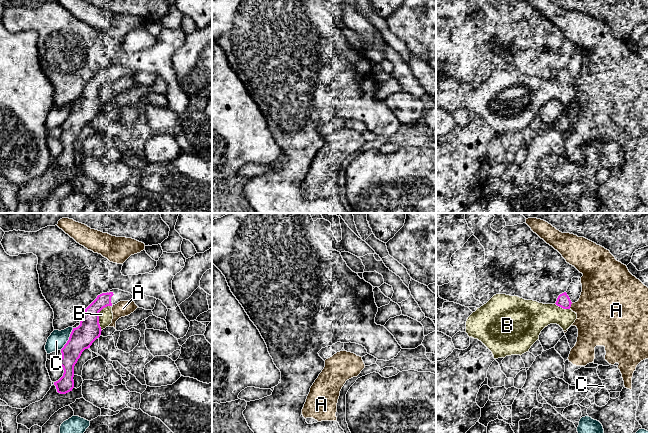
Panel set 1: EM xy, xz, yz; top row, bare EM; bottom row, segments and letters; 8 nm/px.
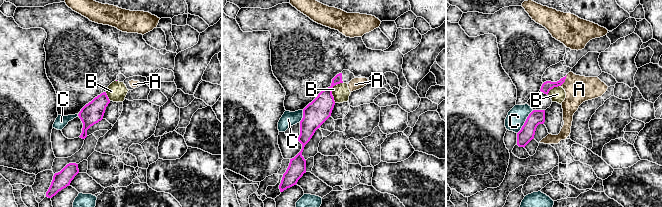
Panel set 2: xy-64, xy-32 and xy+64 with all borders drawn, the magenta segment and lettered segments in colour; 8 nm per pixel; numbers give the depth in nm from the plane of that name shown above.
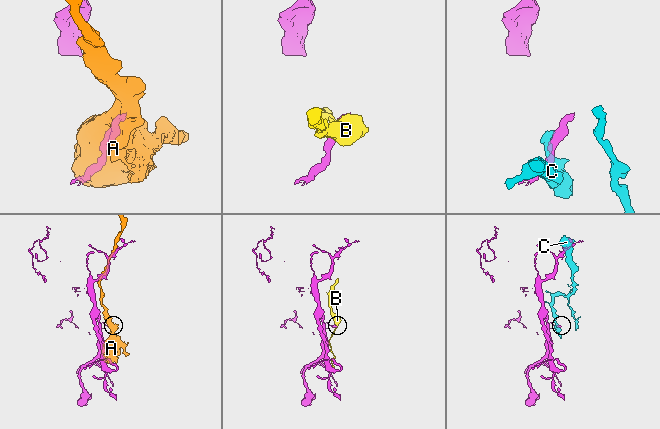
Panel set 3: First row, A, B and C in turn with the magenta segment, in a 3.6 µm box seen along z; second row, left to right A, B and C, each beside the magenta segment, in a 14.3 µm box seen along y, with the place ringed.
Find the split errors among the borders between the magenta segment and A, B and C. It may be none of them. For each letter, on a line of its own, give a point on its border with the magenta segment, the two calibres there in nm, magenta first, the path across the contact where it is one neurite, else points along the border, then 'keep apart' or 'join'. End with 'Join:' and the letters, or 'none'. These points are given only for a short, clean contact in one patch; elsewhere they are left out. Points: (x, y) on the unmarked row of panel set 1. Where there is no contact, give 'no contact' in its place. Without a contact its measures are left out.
A: contact yz (570, 82); calibres 110 and 400 nm; keep apart
B: contact xy (98, 92); calibres 190 and 110 nm; keep apart
C: contact xy (69, 115); calibres 190 and 140 nm; border xy (73, 104), (69, 115), (60, 125); keep apart
Join: none

